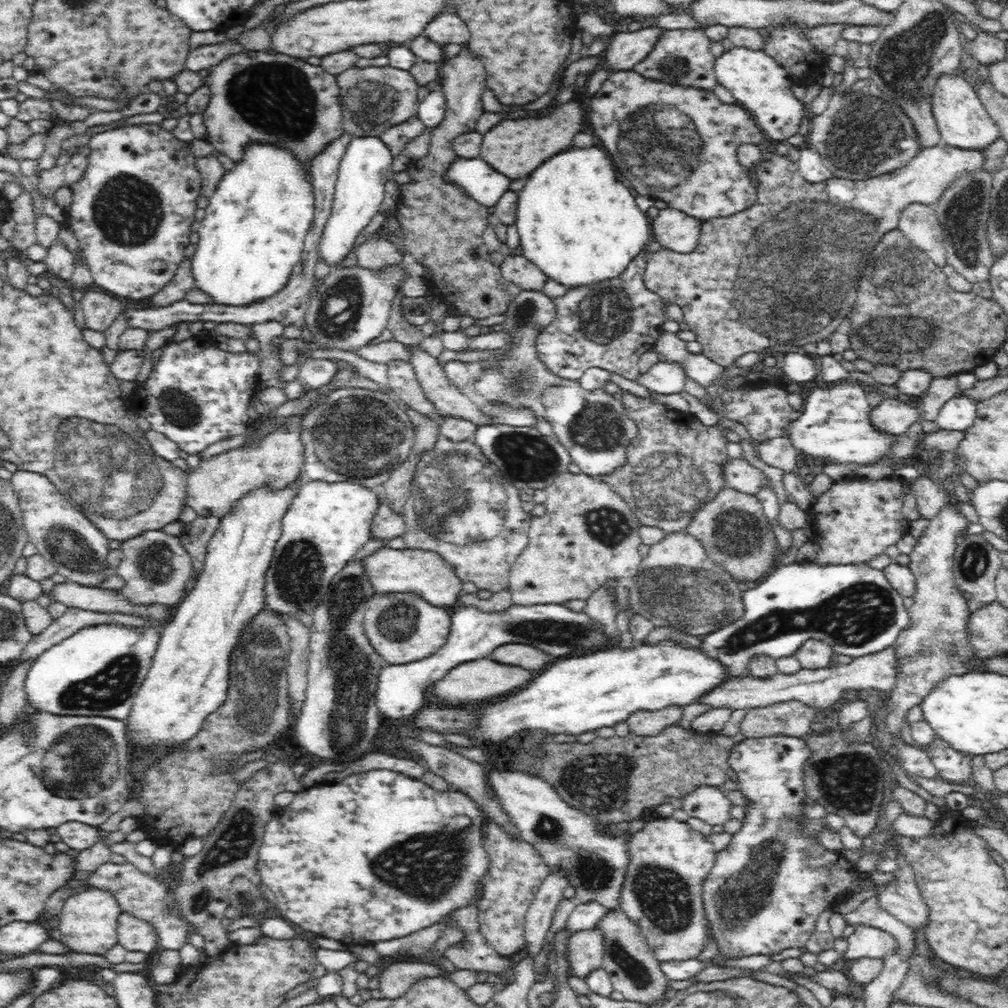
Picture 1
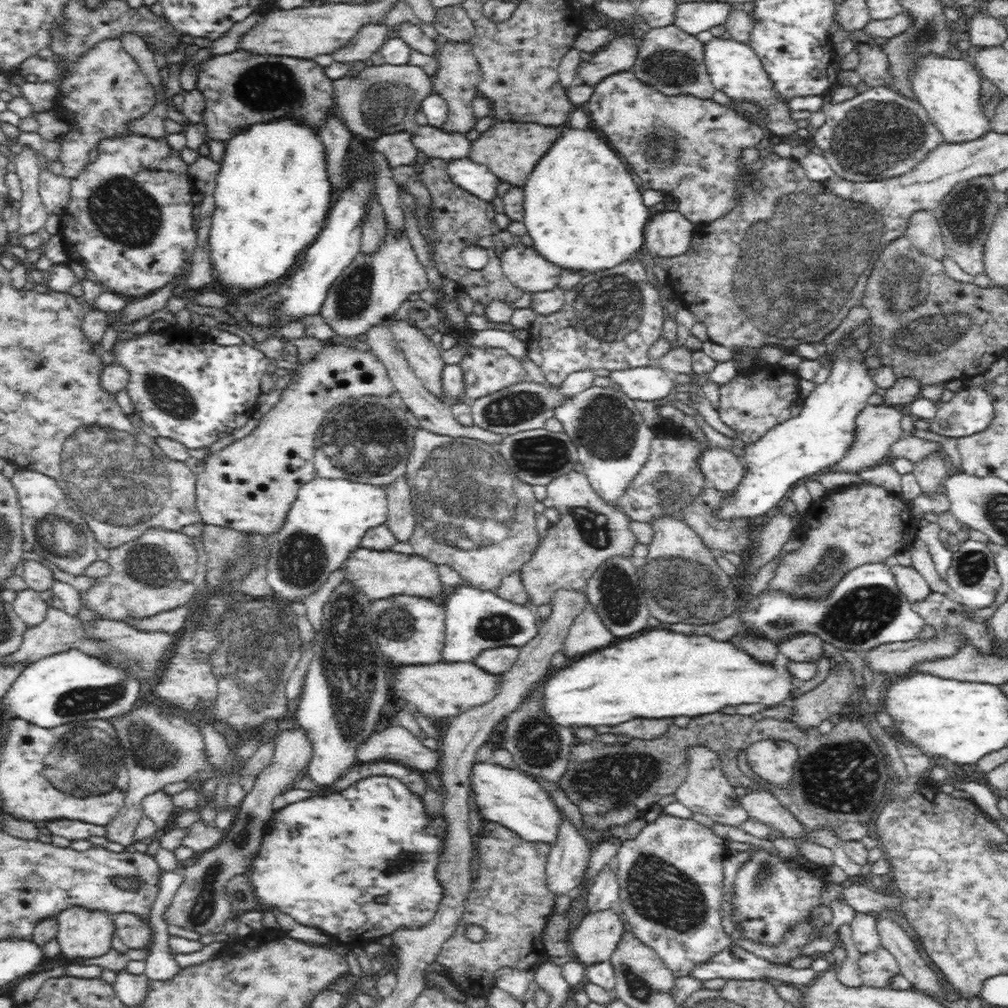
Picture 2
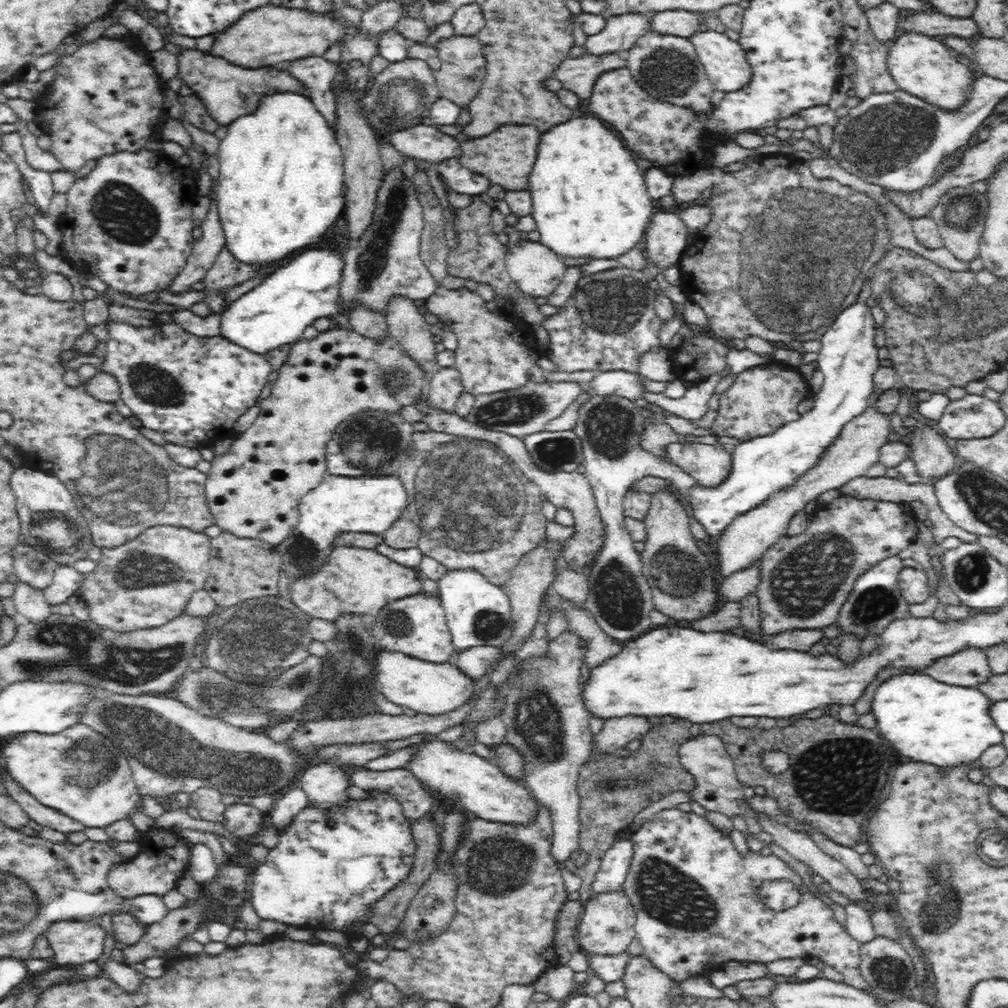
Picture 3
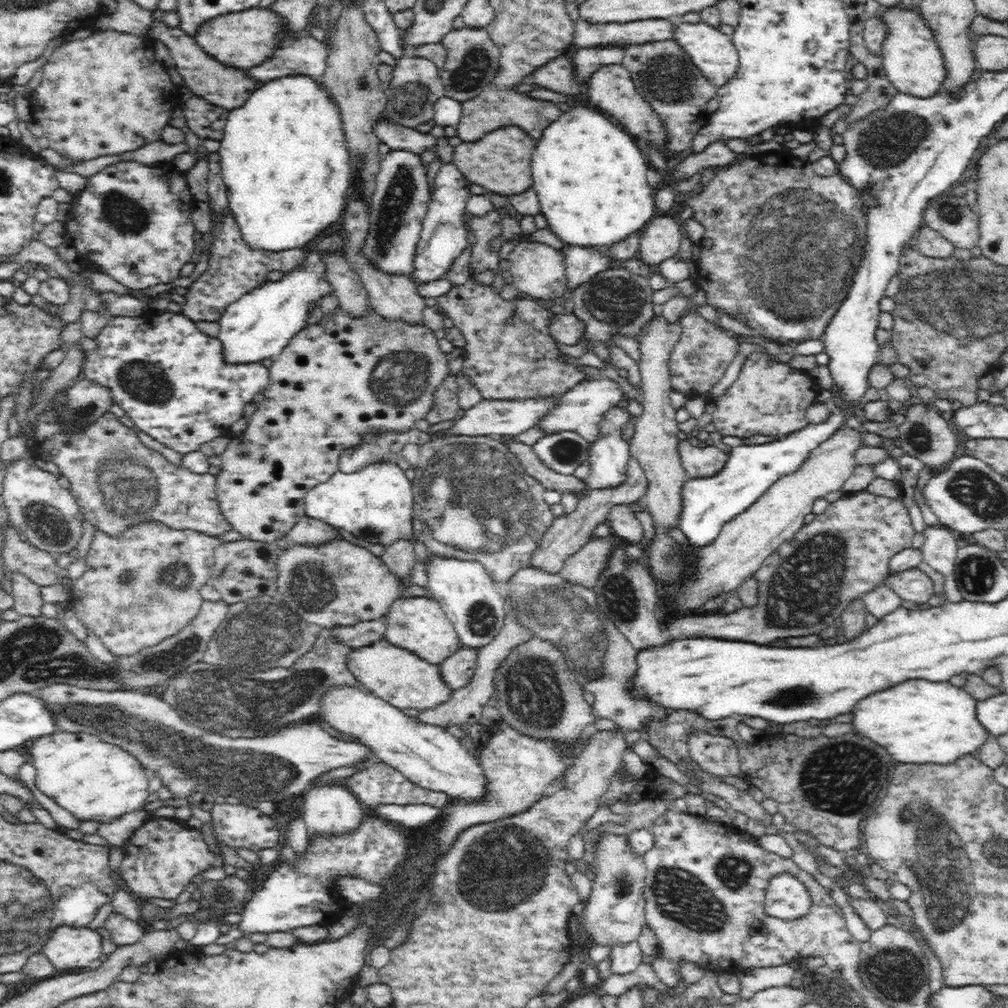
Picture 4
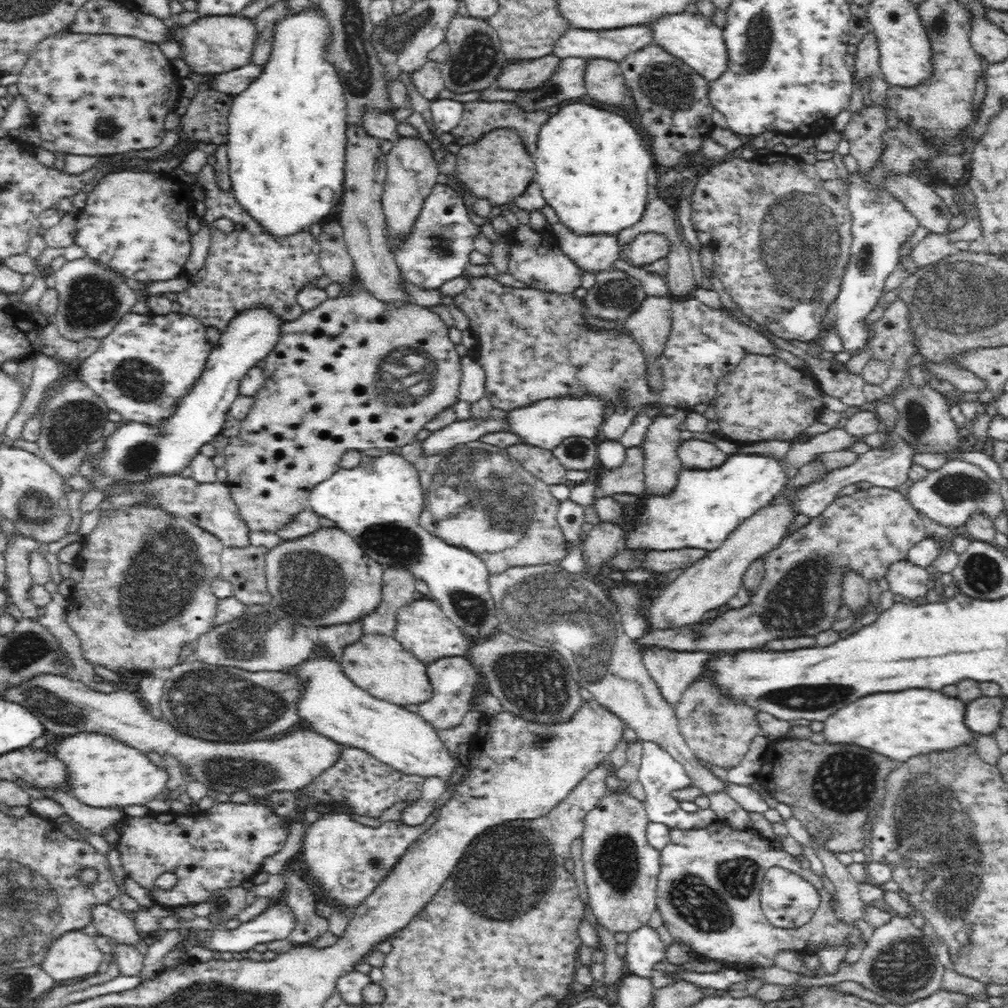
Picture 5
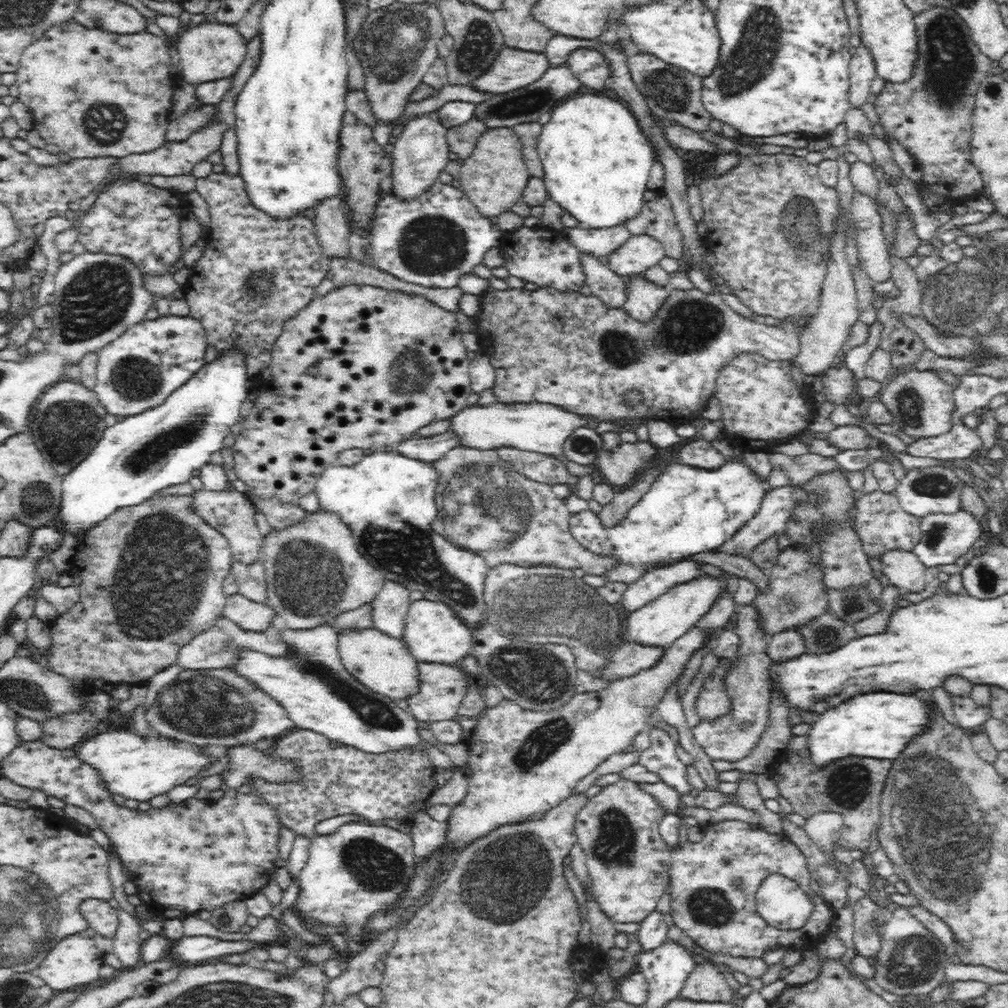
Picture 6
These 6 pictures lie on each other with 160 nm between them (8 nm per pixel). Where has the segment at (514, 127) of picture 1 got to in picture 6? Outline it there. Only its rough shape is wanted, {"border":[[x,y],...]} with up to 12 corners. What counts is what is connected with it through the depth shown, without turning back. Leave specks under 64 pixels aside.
{"border":[[512,128],[487,129],[459,189],[486,218],[510,211],[532,177]]}

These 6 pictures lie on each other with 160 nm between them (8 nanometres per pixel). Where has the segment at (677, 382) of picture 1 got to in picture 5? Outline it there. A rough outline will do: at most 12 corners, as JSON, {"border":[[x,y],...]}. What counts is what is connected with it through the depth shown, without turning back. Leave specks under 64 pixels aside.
{"border":[[594,397],[507,410],[507,431],[552,451],[573,436],[600,439]]}

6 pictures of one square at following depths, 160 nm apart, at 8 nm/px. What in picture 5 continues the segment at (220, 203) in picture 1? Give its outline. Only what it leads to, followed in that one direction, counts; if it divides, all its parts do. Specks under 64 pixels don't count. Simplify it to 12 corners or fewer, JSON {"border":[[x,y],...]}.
{"border":[[320,5],[232,96],[238,203],[291,235],[342,198],[348,109]]}

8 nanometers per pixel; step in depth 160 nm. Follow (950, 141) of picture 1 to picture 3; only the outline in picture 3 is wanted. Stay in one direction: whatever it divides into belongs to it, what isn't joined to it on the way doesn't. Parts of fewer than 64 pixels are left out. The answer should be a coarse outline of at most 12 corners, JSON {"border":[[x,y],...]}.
{"border":[[900,32],[887,71],[940,108],[963,103],[974,77],[943,38]]}

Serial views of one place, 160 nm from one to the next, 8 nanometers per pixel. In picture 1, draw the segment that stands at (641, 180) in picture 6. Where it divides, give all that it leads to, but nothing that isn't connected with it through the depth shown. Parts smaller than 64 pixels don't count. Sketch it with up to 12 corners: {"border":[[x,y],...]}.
{"border":[[598,146],[517,195],[522,256],[570,289],[620,276],[651,238]]}

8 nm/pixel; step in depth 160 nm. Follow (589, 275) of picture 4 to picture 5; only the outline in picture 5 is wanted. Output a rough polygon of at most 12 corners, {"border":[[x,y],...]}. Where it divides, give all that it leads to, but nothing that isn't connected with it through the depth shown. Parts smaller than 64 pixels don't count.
{"border":[[553,225],[560,249],[585,272],[610,271],[618,233]]}

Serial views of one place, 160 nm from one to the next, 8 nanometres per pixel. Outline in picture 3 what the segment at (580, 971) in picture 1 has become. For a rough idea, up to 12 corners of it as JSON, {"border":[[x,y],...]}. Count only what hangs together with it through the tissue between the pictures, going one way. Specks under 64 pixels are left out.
{"border":[[607,889],[583,904],[581,948],[616,954],[636,940],[636,909]]}

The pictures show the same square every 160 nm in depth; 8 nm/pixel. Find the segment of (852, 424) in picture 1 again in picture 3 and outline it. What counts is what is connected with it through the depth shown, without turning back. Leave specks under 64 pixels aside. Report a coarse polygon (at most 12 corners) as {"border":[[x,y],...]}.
{"border":[[860,296],[822,336],[814,408],[742,440],[720,484],[690,488],[717,538],[809,471],[869,408],[880,367]]}

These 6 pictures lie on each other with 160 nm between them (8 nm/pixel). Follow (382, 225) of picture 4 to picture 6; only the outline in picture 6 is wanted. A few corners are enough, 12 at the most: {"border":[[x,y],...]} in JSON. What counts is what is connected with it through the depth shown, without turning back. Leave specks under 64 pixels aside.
{"border":[[435,112],[406,123],[391,153],[392,192],[409,199],[450,162]]}

